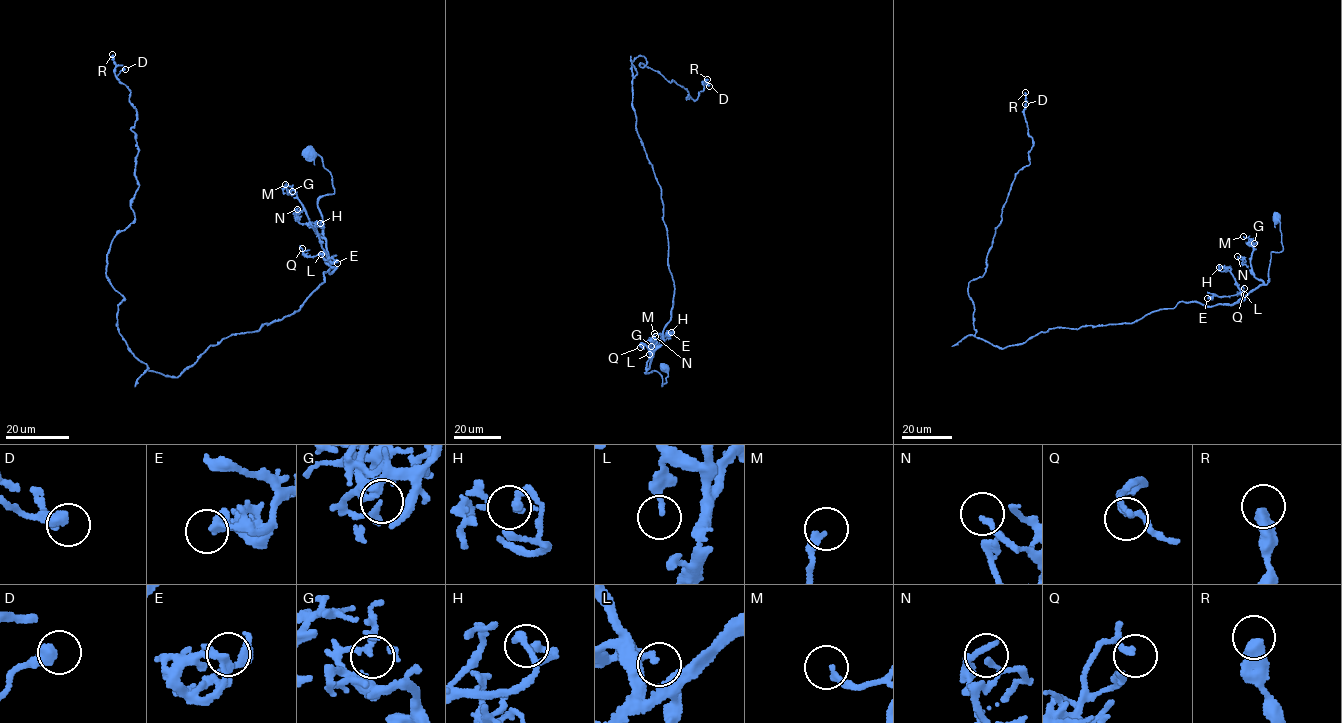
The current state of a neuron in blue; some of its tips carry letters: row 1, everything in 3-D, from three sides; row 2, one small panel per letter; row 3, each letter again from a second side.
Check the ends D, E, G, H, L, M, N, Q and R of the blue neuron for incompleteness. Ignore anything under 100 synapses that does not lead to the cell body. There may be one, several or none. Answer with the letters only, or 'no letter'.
no letter

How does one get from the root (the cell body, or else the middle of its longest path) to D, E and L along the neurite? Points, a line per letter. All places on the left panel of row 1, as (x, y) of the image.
D: (307, 154), (332, 177), (335, 269), (179, 376), (148, 371), (106, 275), (138, 186), (125, 69)
E: (307, 154), (321, 157), (332, 177), (334, 193), (319, 198), (318, 208), (328, 256), (322, 256), (337, 263)
L: (307, 154), (321, 157), (323, 166), (332, 177), (334, 190), (318, 201), (328, 256), (321, 254)

